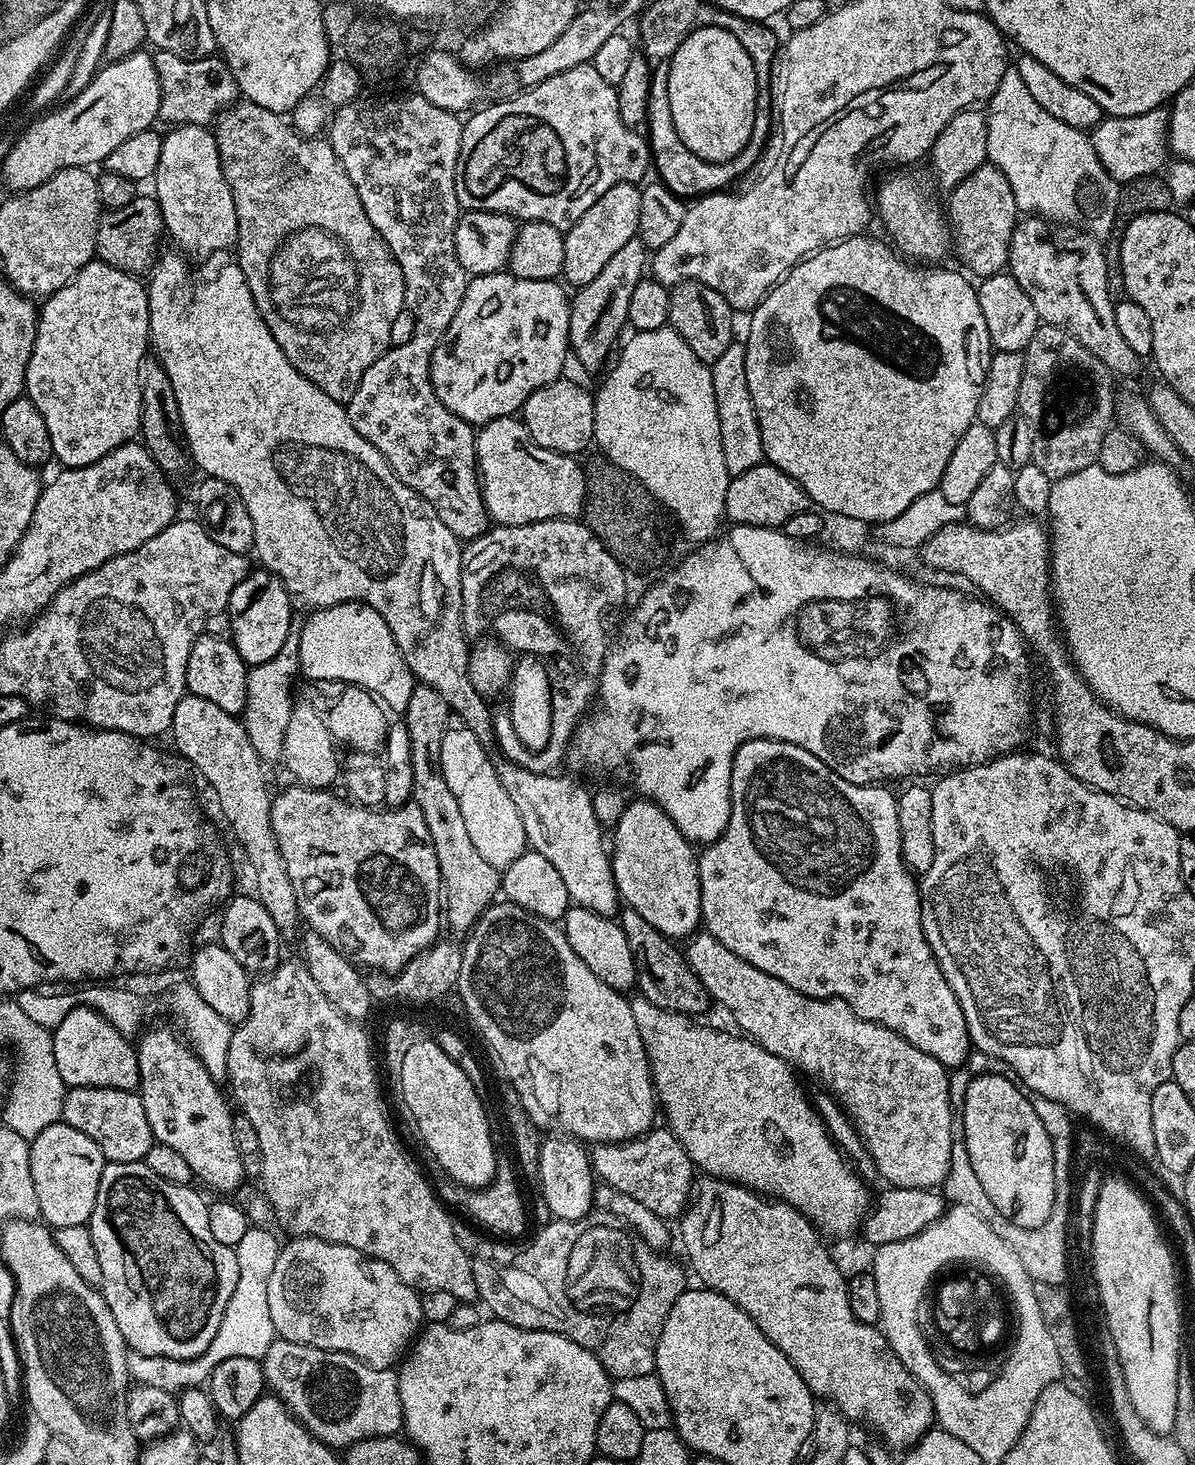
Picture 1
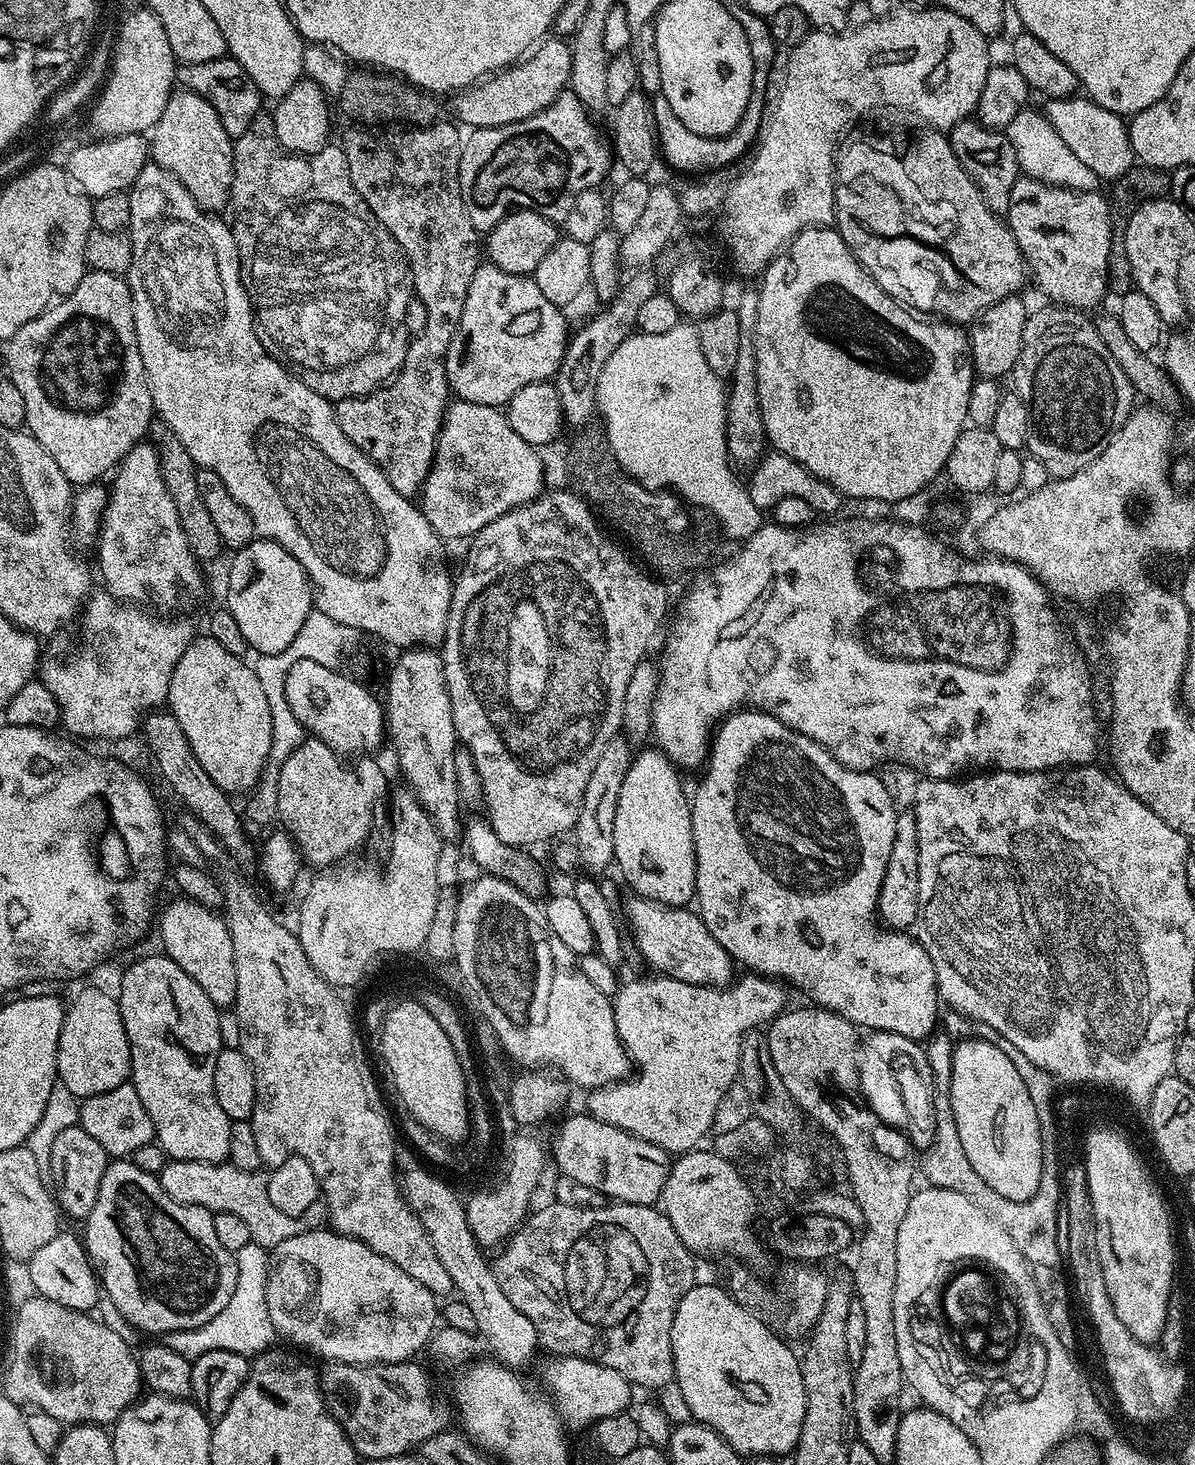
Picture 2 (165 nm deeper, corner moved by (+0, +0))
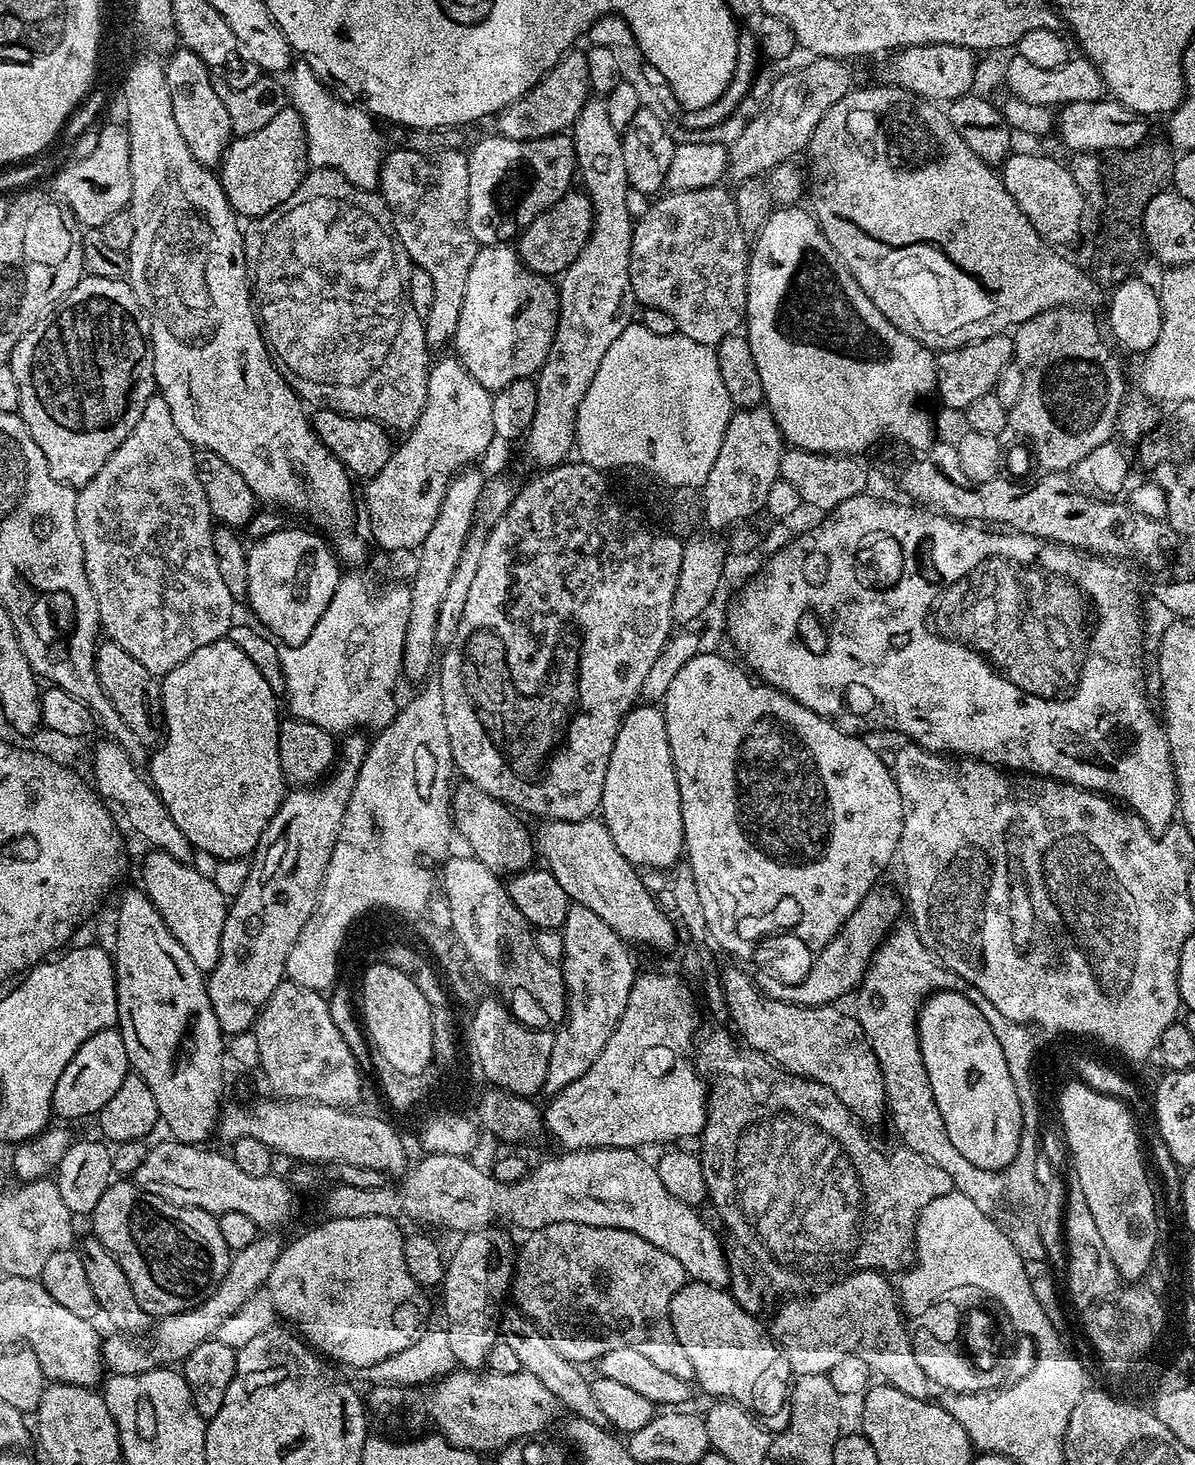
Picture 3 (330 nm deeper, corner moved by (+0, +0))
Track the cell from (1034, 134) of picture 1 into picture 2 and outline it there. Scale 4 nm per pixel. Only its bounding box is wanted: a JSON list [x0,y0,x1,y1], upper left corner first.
[1006,106,1098,192]

